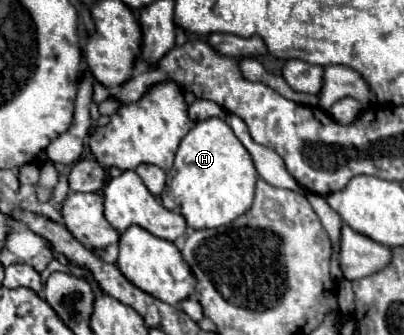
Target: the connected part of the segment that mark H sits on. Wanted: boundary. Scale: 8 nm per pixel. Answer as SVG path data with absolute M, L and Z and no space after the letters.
M211 118L197 122L181 140L169 180L161 192L161 204L183 214L191 228L217 228L251 208L255 182L257 172L251 164L251 154L239 144L225 120Z

